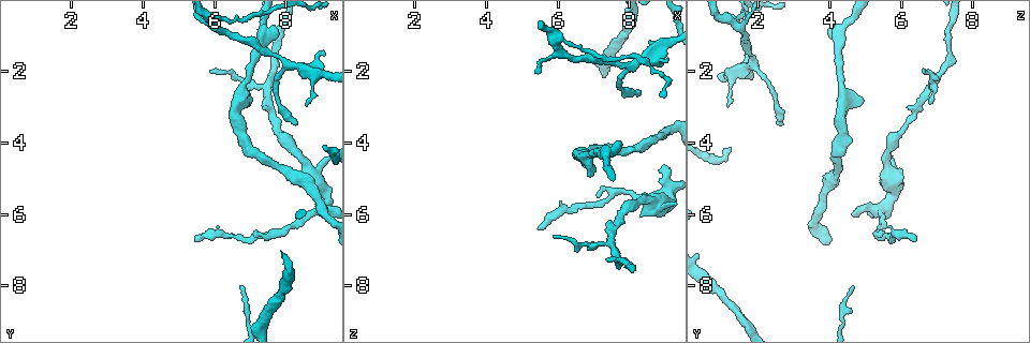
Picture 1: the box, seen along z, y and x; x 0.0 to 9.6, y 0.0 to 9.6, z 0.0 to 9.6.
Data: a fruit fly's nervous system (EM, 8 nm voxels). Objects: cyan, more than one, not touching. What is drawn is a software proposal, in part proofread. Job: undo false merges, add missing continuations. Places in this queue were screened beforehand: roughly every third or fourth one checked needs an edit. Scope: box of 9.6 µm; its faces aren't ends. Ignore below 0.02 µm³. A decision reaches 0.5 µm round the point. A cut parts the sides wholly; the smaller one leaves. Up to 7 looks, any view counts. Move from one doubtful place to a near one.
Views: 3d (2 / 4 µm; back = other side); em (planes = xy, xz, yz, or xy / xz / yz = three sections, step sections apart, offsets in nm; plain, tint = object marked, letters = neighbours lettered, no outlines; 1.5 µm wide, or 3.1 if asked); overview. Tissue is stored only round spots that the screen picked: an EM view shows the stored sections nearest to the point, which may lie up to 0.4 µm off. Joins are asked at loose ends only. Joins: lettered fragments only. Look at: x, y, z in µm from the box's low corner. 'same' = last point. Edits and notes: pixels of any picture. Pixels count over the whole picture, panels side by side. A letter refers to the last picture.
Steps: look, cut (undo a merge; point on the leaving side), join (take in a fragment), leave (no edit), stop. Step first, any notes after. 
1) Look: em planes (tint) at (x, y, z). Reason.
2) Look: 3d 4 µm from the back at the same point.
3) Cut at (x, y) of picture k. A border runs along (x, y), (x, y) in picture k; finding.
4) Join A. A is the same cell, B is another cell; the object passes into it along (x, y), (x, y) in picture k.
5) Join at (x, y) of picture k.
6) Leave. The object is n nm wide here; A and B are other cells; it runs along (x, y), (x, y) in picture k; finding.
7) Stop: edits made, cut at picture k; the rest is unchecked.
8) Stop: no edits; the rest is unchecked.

Look: 3d 2 µm at (7.35, 1.00, 4.30). Arms part here.

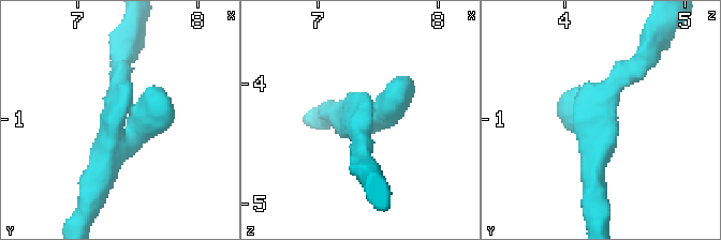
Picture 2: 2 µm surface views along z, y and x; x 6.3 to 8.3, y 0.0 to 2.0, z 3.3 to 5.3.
Look: em planes (letters) at (7.32, 1.02, 4.24). Shape alone is not enough.

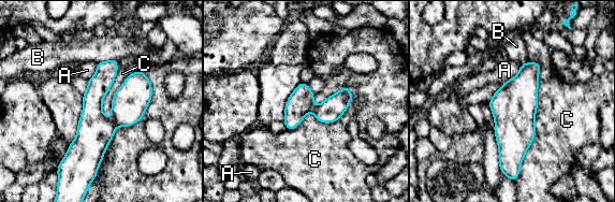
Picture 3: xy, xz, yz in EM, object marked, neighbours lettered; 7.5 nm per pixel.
Leave. The object is 190 nm wide here; A, B and C are other cells; it runs along (114, 62), (93, 96), (94, 168) in picture 3; all the same cell.

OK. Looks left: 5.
Look: 3d 2 µm at (8.20, 3.50, 2.65). Free end.

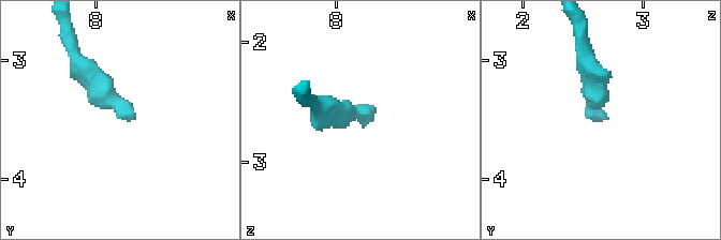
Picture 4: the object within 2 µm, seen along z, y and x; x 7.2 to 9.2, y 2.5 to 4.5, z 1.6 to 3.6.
Look: em planes (letters) at (8.24, 3.46, 2.72). Need the tissue.

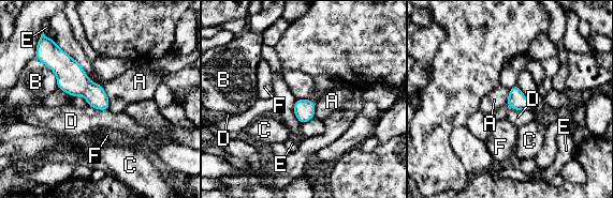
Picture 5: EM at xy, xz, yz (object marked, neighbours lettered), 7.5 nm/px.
Leave. A, B, C, D, E and F are other cells; none of them fits.

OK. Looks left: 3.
Look: em planes (letters) at (8.90, 6.00, 4.70). An open end.

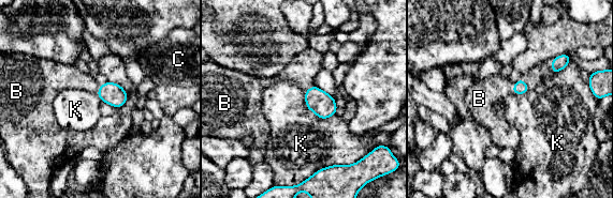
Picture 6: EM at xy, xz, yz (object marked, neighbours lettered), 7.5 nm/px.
Join B. B is the same cell, C and K are other cells; the object passes into it along (114, 94), (99, 89), (69, 76) in picture 6; it goes on there.

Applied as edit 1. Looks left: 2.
Stop: edits made, join at picture 6; the rest is unchecked.

